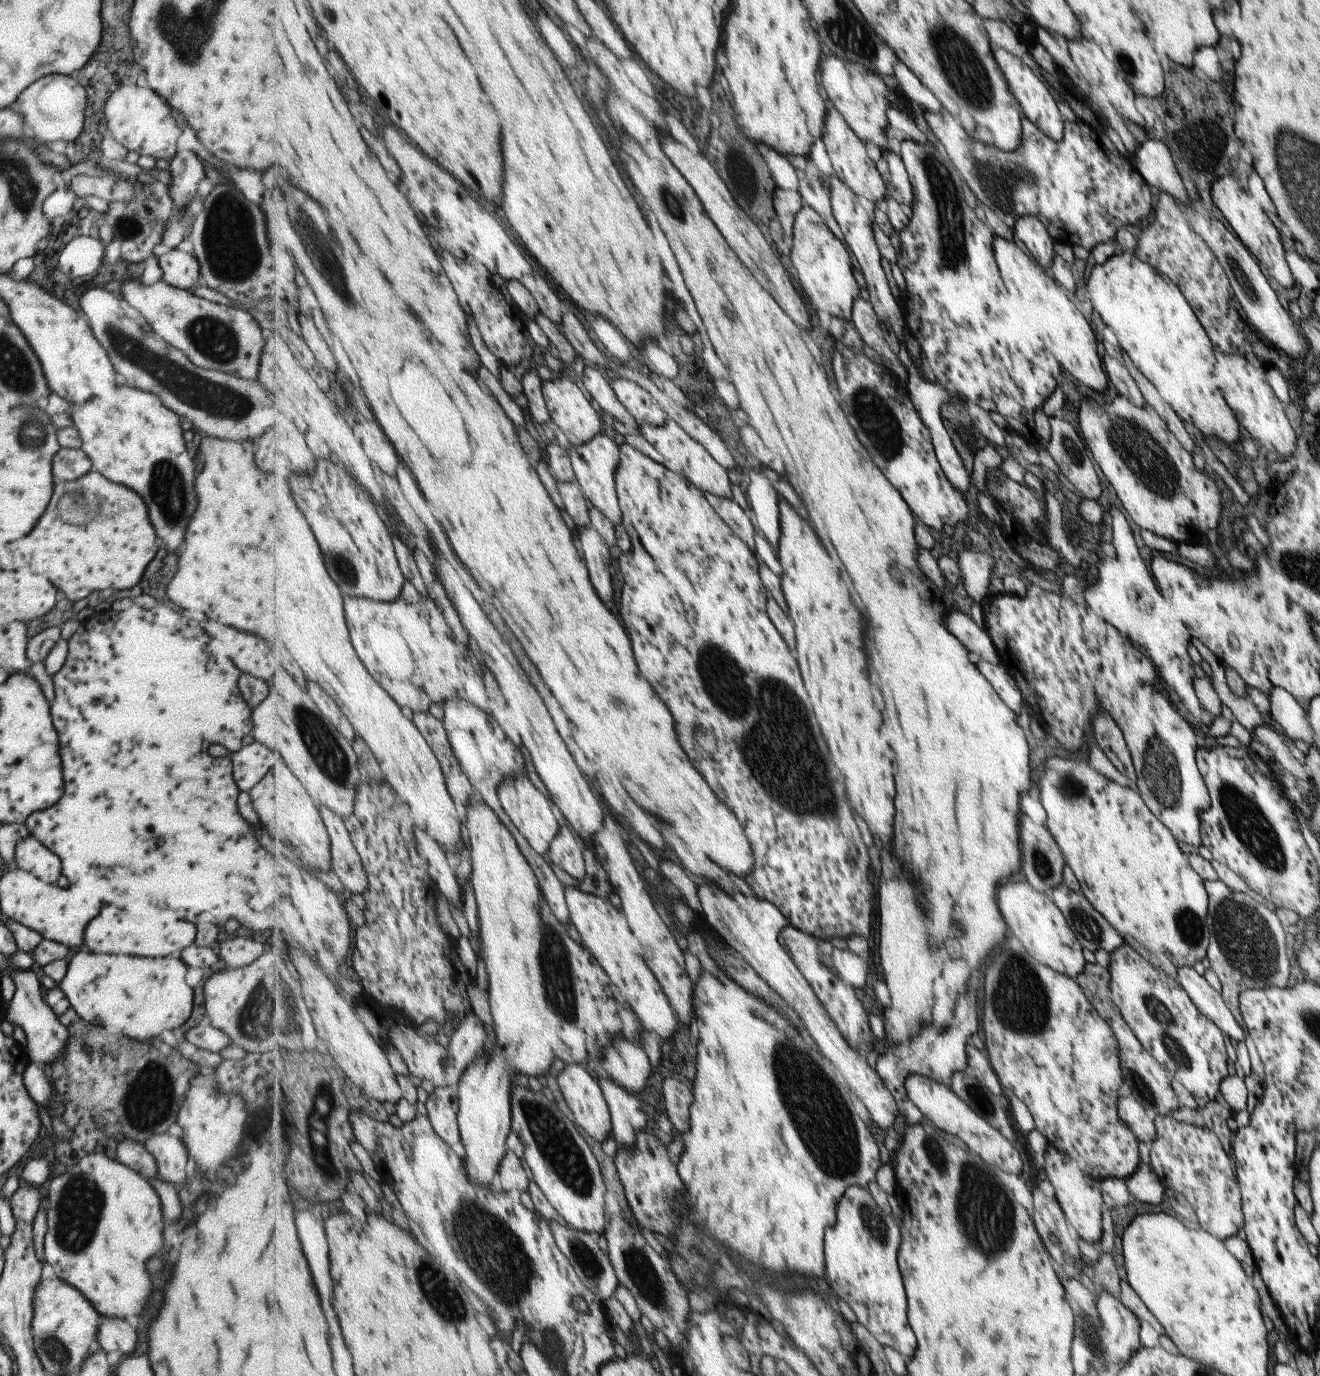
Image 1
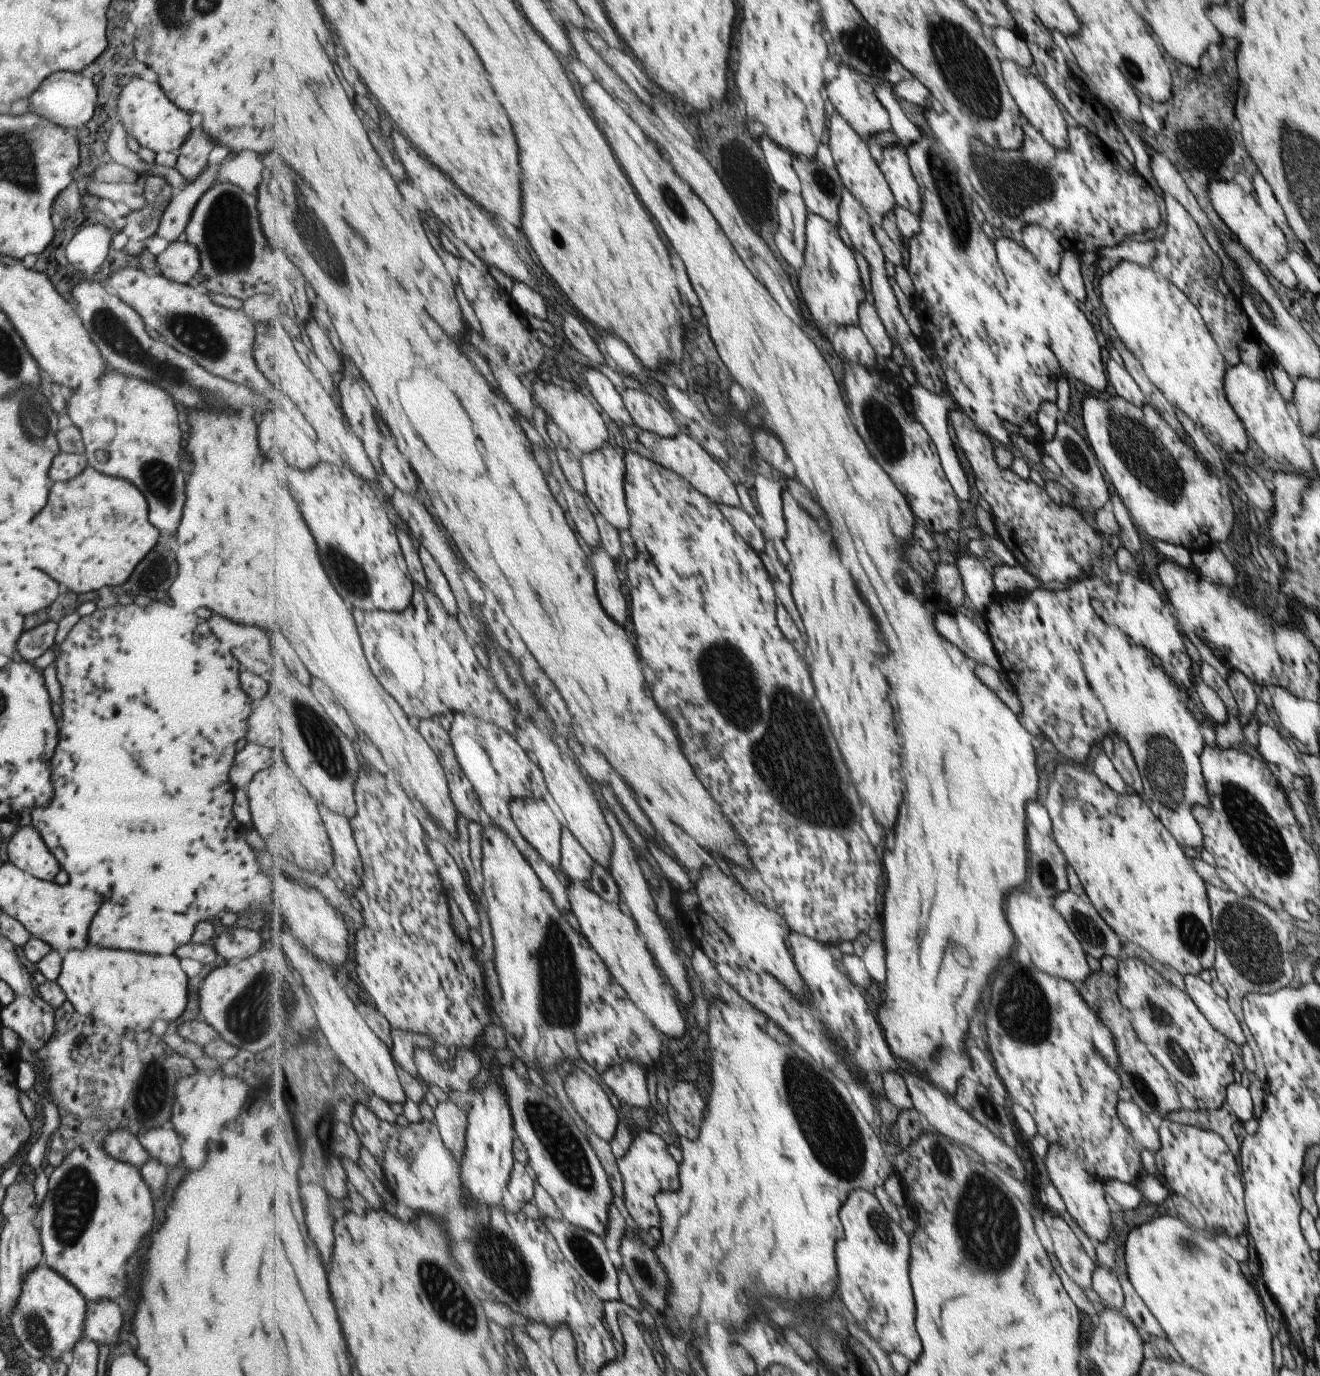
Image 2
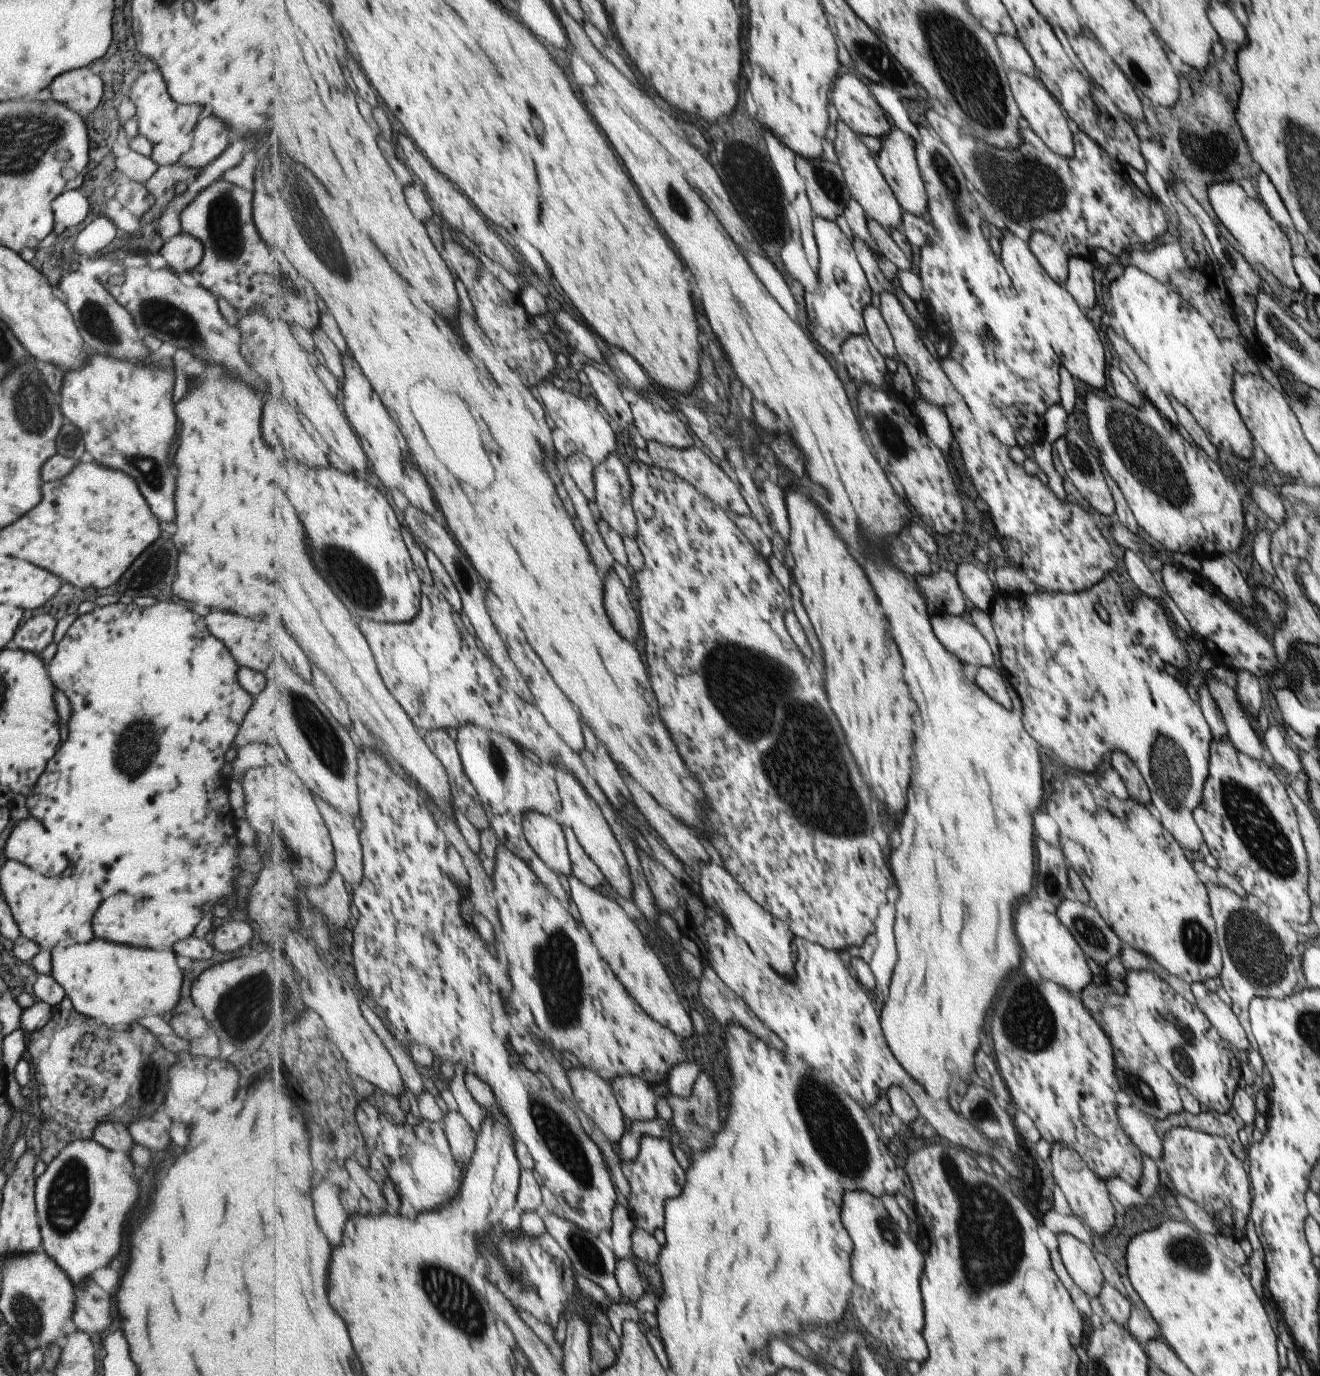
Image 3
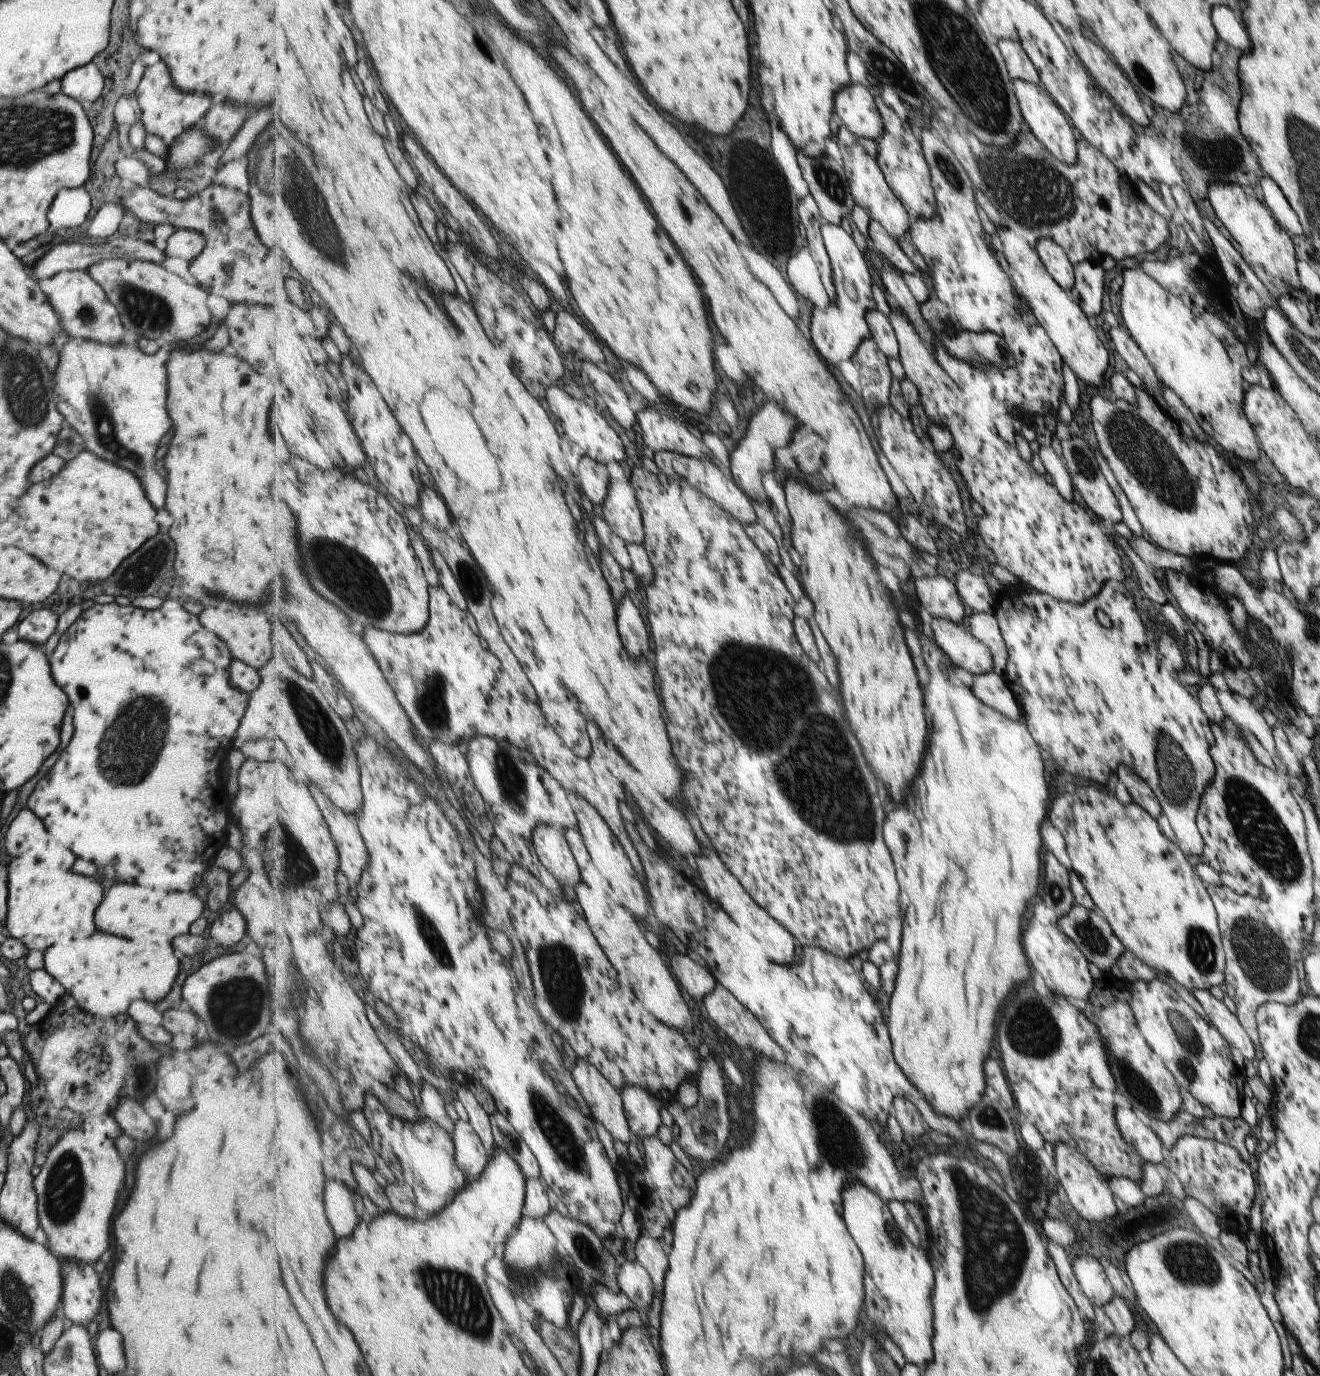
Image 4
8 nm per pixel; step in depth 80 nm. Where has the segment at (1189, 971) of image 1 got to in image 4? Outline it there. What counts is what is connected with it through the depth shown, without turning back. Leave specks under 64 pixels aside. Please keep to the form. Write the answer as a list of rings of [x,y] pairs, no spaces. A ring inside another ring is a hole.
[[[1193,989],[1191,994],[1202,1006],[1211,1024],[1218,1029],[1227,1044],[1231,1045],[1231,1050],[1235,1050],[1241,1059],[1253,1060],[1254,1046],[1235,1014],[1222,1002],[1216,1000],[1209,991]]]

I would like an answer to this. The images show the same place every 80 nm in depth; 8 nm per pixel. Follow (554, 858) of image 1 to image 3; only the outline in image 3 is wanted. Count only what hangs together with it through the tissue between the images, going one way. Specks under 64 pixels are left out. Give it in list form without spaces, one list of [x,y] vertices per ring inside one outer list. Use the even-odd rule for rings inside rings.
[[[567,823],[564,826],[564,831],[566,832],[568,849],[574,865],[574,875],[587,886],[598,890],[599,886],[607,883],[603,872],[599,870],[597,864],[591,860],[587,851],[581,846],[573,827]]]

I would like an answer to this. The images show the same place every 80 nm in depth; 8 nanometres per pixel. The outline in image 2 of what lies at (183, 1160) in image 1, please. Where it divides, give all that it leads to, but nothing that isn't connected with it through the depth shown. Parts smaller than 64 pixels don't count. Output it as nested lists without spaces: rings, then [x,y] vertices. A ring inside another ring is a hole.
[[[151,1128],[145,1130],[141,1134],[137,1134],[137,1140],[141,1142],[141,1146],[145,1148],[145,1152],[153,1158],[157,1158],[159,1162],[173,1166],[179,1160],[179,1144],[177,1138],[171,1130],[163,1130],[163,1128]]]

